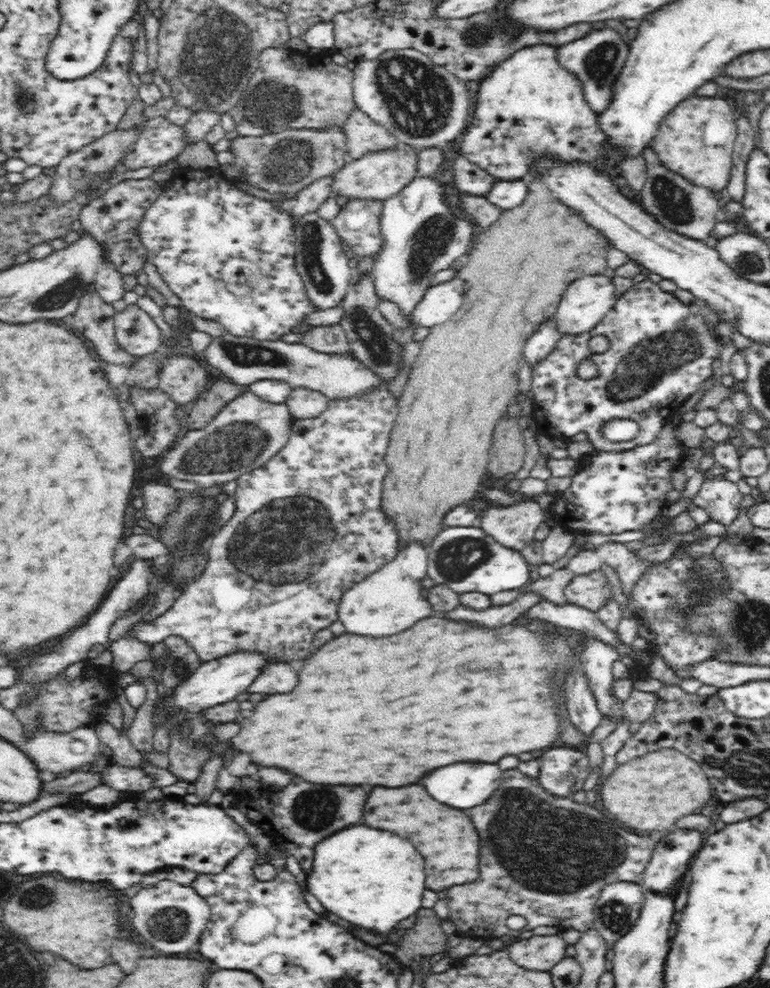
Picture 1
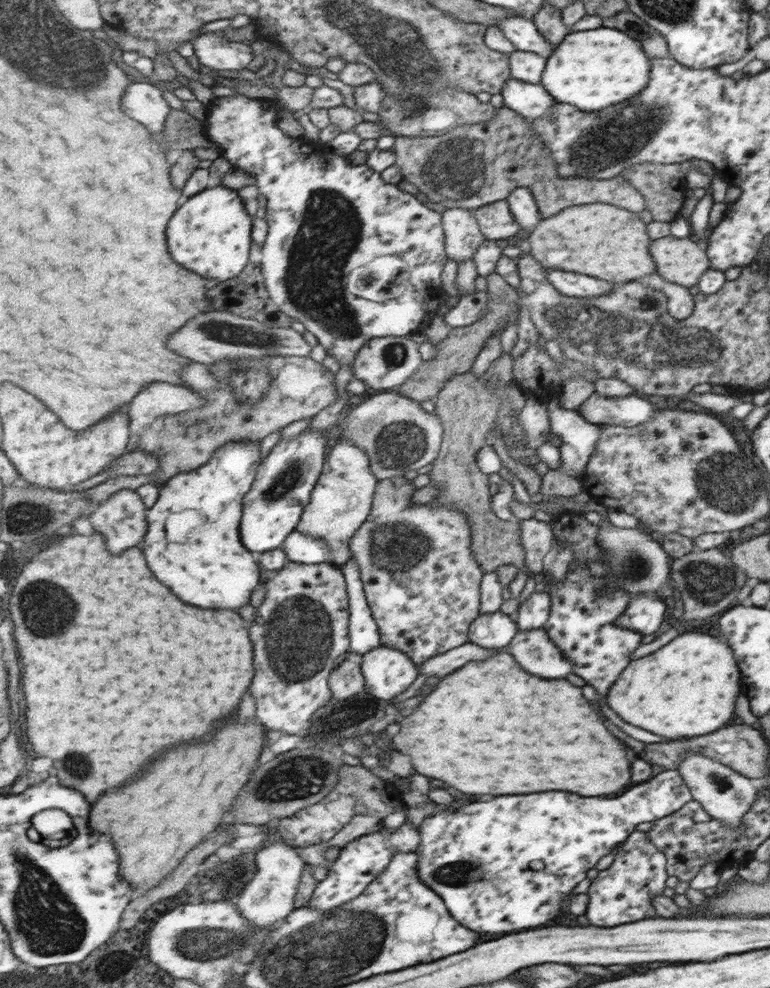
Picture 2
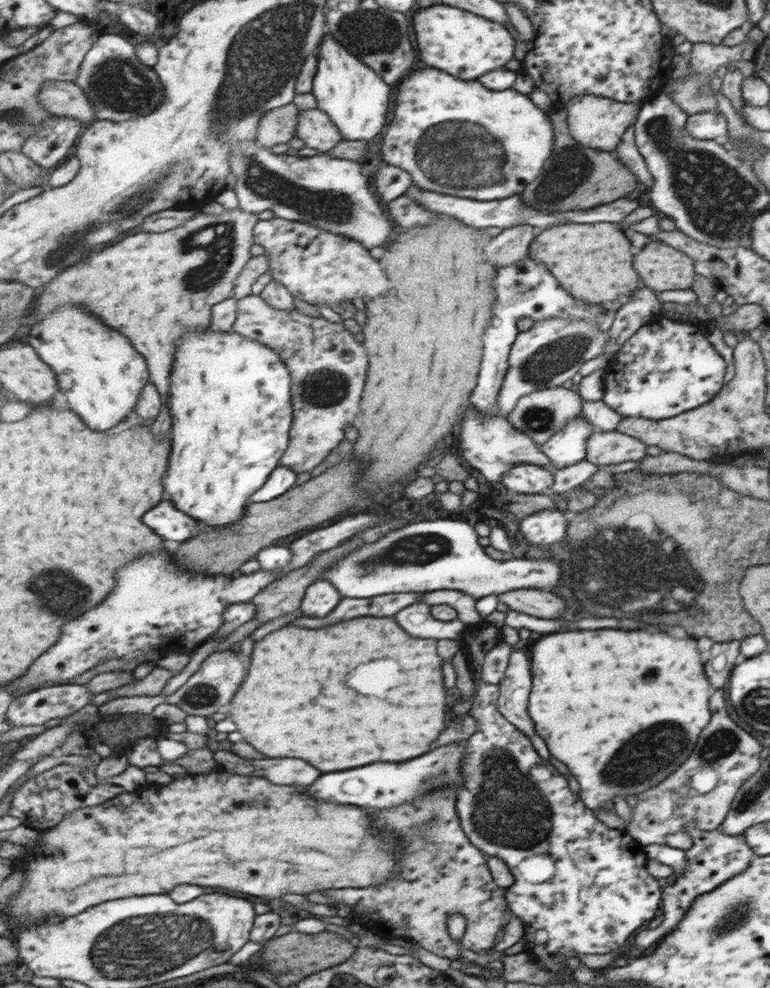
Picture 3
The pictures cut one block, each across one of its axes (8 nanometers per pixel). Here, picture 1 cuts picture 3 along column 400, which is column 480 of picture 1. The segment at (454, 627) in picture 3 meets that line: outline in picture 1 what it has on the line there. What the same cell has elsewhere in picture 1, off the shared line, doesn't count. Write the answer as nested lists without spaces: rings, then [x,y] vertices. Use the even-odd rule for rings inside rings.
[[[524,594],[506,606],[490,606],[482,610],[470,610],[458,606],[454,612],[448,612],[446,618],[450,620],[470,620],[470,624],[482,624],[482,628],[498,628],[502,624],[512,624],[522,612],[544,600],[539,594]]]

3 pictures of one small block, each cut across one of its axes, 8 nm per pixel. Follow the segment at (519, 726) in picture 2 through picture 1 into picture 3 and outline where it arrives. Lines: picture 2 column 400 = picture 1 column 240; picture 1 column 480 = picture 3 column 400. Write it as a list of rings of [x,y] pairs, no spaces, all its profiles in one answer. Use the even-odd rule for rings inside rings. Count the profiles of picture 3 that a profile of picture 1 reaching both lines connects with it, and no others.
[[[356,618],[356,620],[350,620],[350,622],[342,622],[342,624],[336,624],[336,626],[330,626],[330,628],[320,628],[320,630],[310,630],[310,628],[300,628],[300,626],[286,626],[286,628],[282,628],[282,630],[276,630],[276,632],[272,632],[272,634],[268,634],[268,638],[266,640],[260,640],[258,644],[256,644],[256,650],[254,650],[254,662],[252,662],[252,670],[250,670],[250,676],[248,676],[248,680],[244,682],[244,686],[240,688],[240,692],[238,692],[238,696],[236,696],[236,700],[232,700],[232,718],[234,718],[234,722],[238,724],[238,730],[244,734],[244,740],[246,742],[250,742],[252,746],[256,746],[262,754],[266,754],[266,756],[270,756],[270,758],[304,758],[304,760],[308,760],[310,764],[314,764],[316,768],[320,768],[320,770],[324,770],[324,772],[340,772],[340,770],[352,770],[352,768],[356,768],[356,766],[364,766],[364,764],[372,764],[372,762],[388,762],[388,760],[412,760],[412,758],[416,758],[416,756],[422,756],[424,752],[428,752],[430,748],[430,744],[440,736],[440,732],[444,730],[444,722],[446,722],[446,718],[444,718],[444,714],[446,714],[446,690],[444,690],[444,678],[442,678],[442,658],[438,656],[438,652],[436,652],[436,640],[424,640],[424,638],[412,638],[410,634],[406,634],[392,618]],[[342,668],[352,668],[352,716],[350,716],[350,720],[346,720],[346,708],[342,708],[342,706],[338,706],[340,710],[338,710],[338,714],[336,714],[336,708],[332,710],[330,708],[330,704],[332,704],[332,700],[328,700],[324,694],[318,694],[318,696],[314,696],[316,692],[318,692],[318,678],[320,678],[320,672],[324,672],[324,676],[326,678],[330,678],[330,674],[332,674],[332,670],[342,670]],[[310,696],[314,696],[314,698],[318,698],[318,702],[320,700],[326,700],[328,704],[326,704],[326,708],[312,708],[312,702],[310,702]]]

